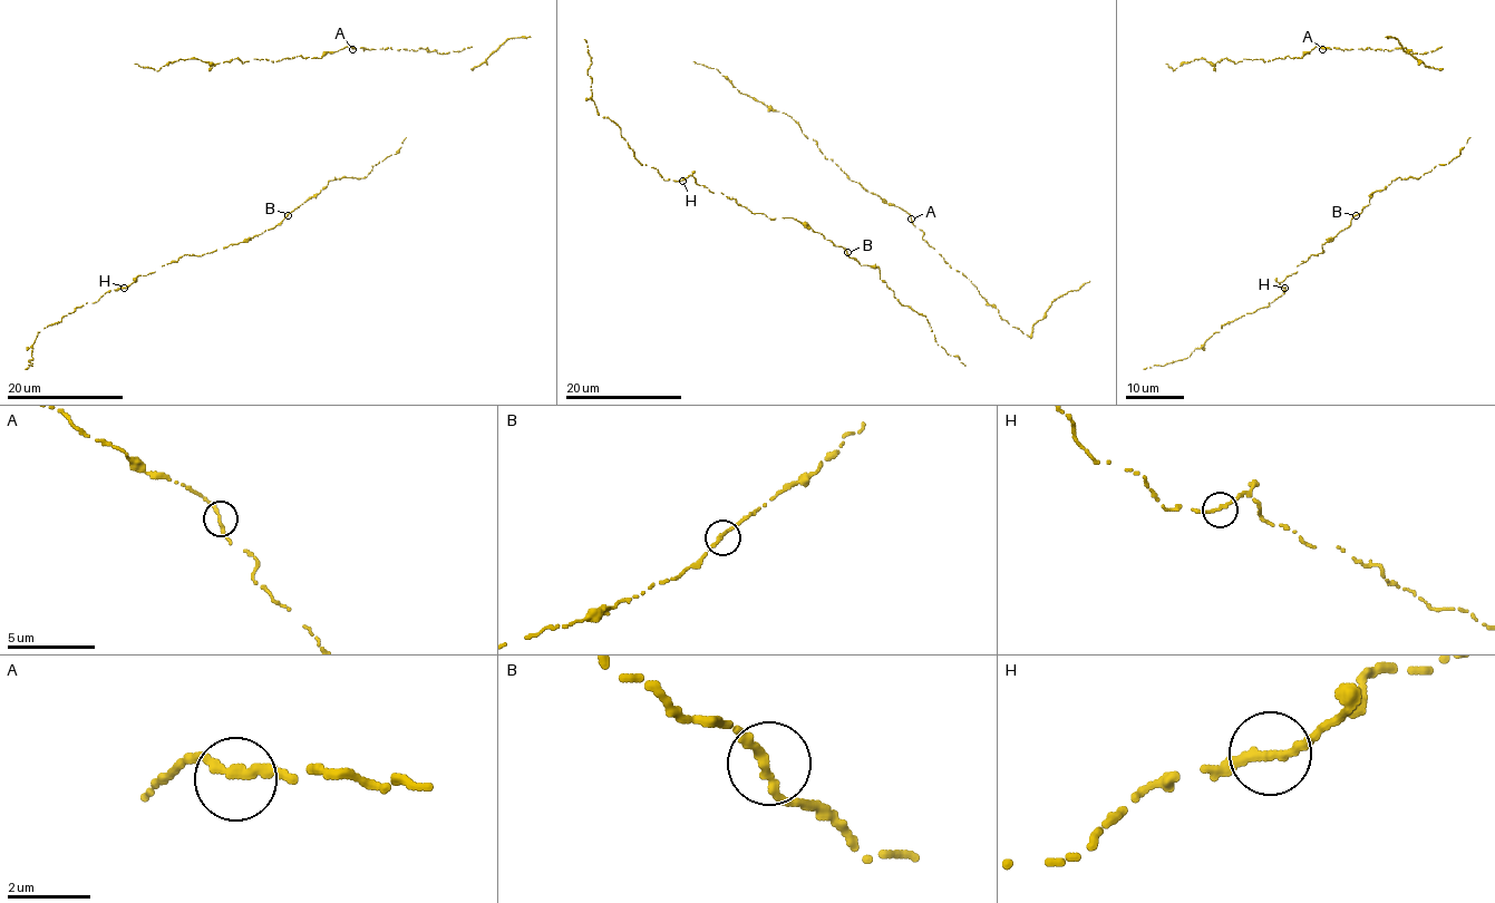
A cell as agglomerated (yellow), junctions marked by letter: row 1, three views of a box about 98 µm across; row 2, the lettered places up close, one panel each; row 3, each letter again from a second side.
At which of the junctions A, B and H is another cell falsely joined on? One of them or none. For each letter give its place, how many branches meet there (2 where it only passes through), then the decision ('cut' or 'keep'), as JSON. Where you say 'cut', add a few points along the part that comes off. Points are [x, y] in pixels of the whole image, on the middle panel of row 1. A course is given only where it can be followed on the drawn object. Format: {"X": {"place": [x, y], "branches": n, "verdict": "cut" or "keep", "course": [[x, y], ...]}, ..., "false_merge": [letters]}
{"A": {"place": [911, 219], "branches": 2, "verdict": "keep"}, "B": {"place": [847, 252], "branches": 2, "verdict": "keep"}, "H": {"place": [682, 181], "branches": 2, "verdict": "keep"}, "false_merge": []}

